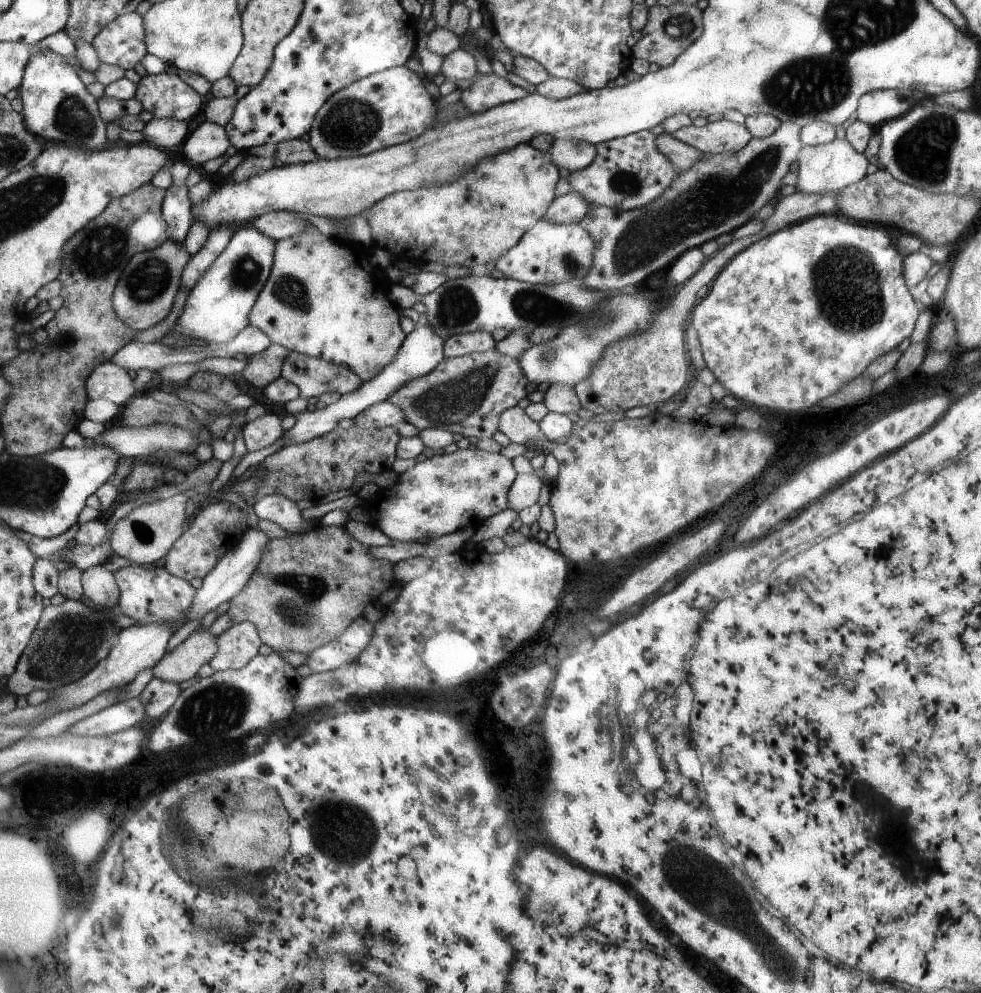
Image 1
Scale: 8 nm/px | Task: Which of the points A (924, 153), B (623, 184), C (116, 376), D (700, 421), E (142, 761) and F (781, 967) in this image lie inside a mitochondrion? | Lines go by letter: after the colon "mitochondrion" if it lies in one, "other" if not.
A: mitochondrion
B: mitochondrion
C: other
D: other
E: other
F: mitochondrion

